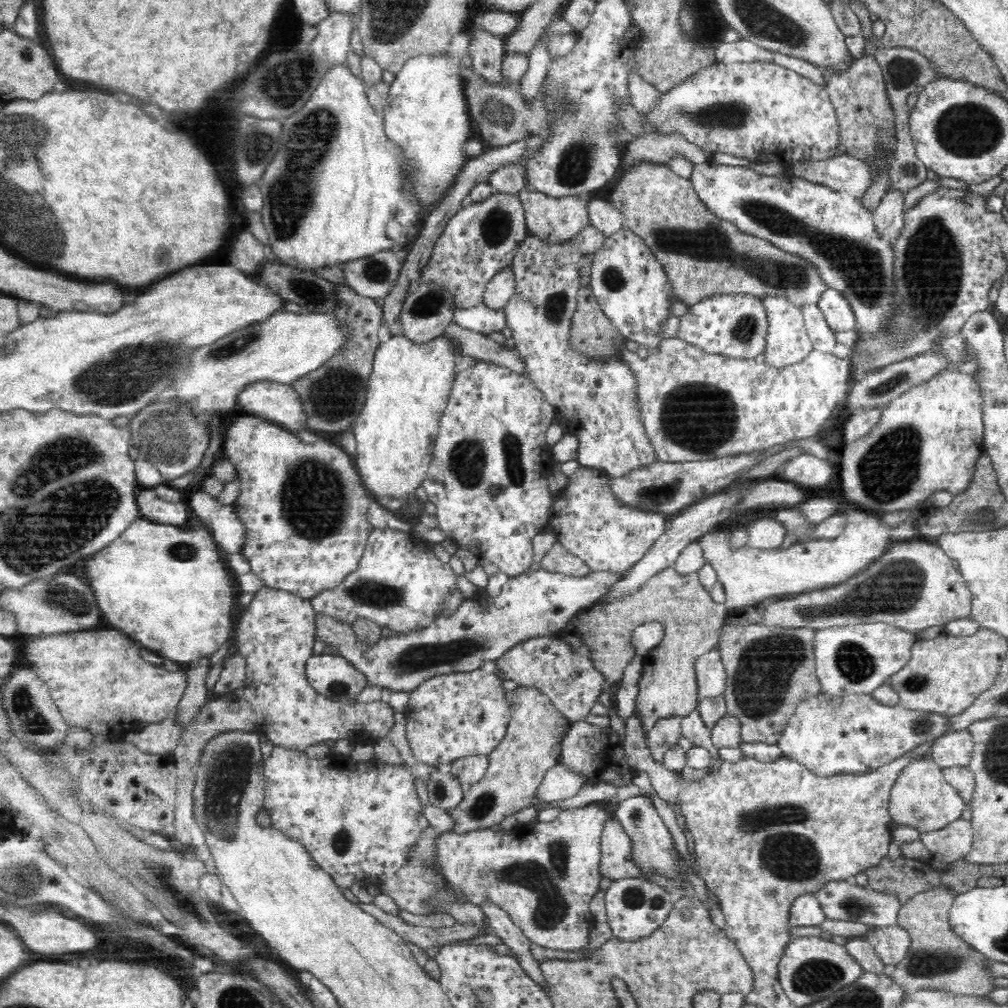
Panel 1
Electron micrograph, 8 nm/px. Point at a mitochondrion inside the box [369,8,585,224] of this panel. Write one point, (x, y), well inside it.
(504, 115)

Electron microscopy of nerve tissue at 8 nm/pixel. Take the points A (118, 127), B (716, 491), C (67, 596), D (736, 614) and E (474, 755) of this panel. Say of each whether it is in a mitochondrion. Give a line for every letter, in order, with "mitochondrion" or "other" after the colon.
A: other
B: other
C: mitochondrion
D: other
E: other

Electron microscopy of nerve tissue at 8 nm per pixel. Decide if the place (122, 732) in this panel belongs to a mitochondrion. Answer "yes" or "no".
no

